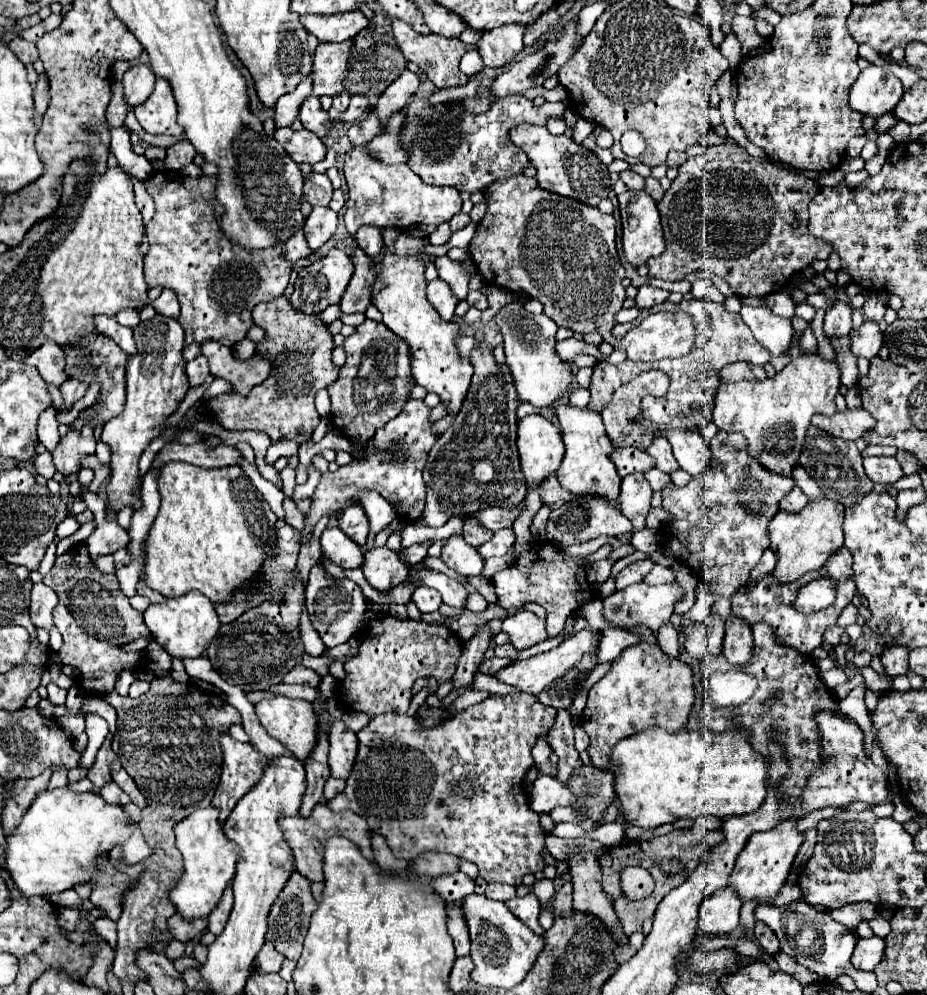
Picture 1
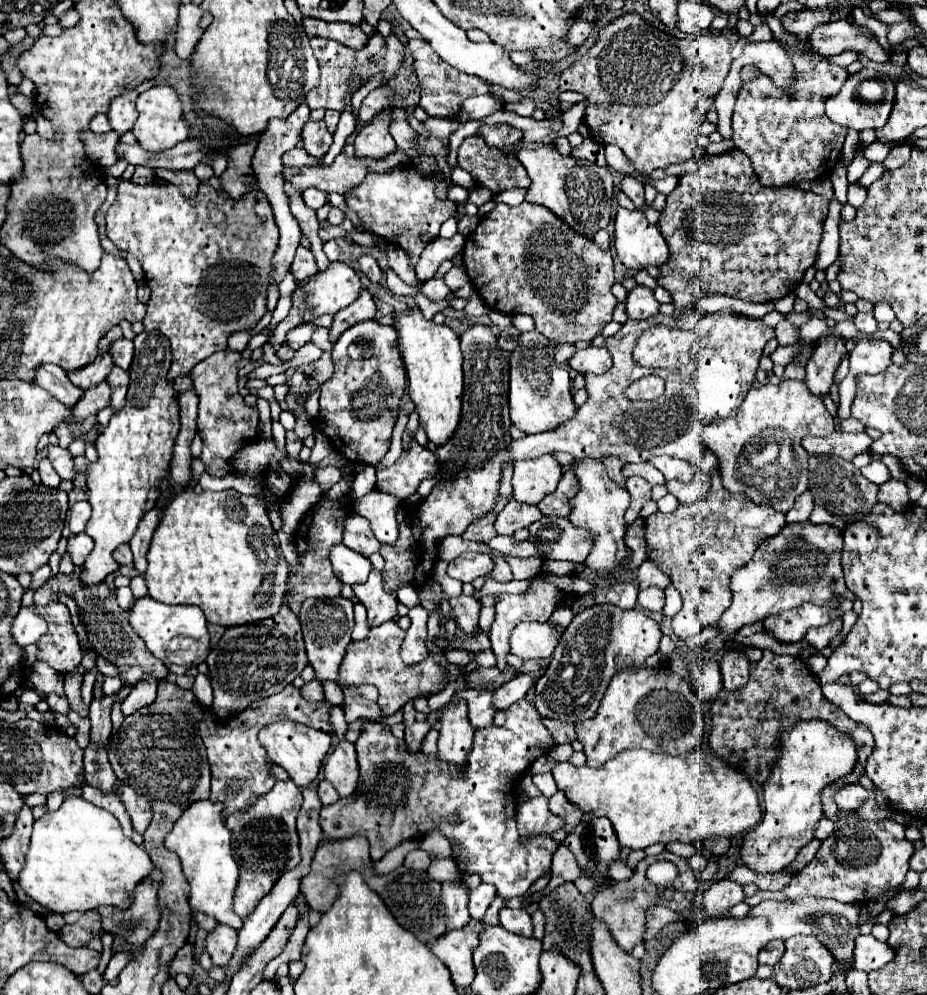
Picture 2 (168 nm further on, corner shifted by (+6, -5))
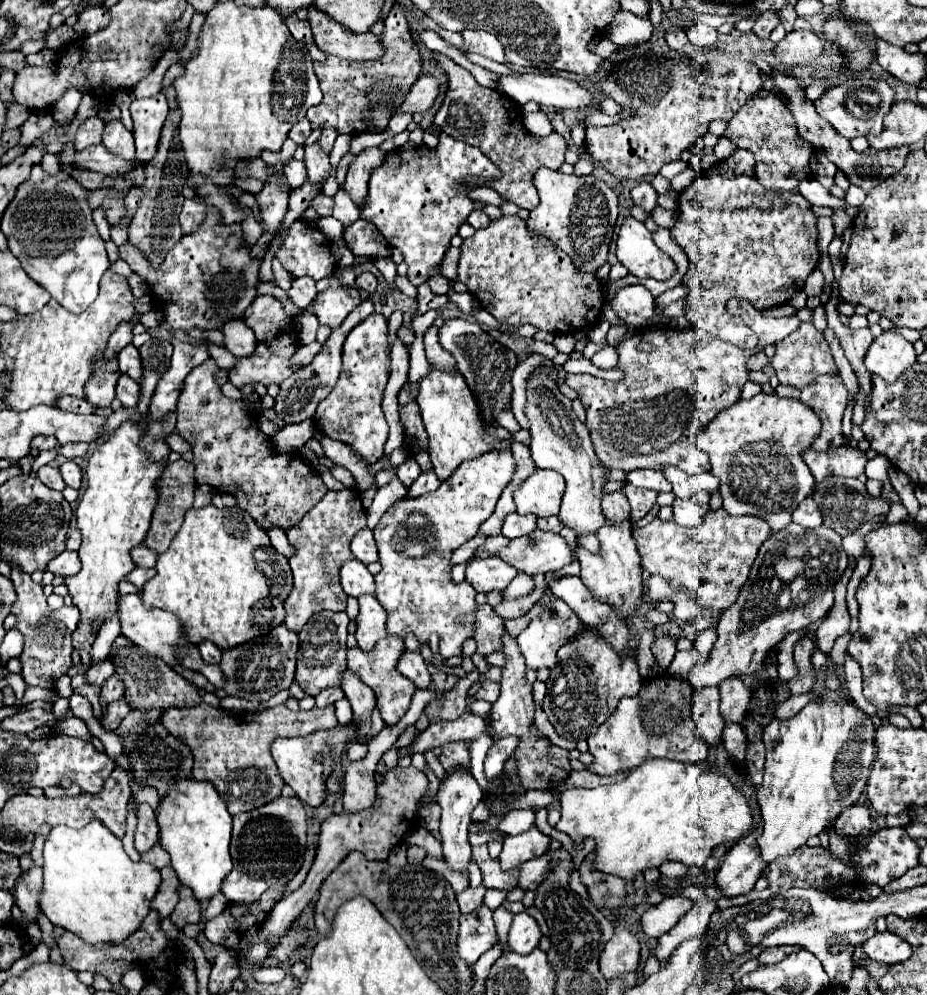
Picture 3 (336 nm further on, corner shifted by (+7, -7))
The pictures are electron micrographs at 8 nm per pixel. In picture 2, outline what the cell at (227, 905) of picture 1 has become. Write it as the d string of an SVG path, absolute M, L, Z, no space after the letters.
M218 925L208 935L208 939L206 939L206 951L212 957L212 963L216 967L228 965L228 961L232 959L232 953L236 951L236 941L238 941L238 935L228 925Z

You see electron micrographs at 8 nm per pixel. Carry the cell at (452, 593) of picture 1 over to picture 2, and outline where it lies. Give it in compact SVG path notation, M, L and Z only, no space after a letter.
M460 595L460 597L450 597L450 605L456 613L458 625L464 633L468 635L476 635L478 633L478 617L480 617L480 601L468 595Z

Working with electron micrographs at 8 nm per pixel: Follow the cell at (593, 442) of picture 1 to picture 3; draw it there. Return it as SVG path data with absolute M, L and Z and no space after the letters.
M625 519L619 525L613 525L611 521L605 521L601 529L597 529L597 539L599 539L599 553L591 553L583 549L583 545L577 543L575 555L581 563L581 579L599 595L599 599L607 599L609 603L615 603L615 611L623 615L625 619L635 613L635 609L641 603L643 597L643 575L641 575L641 563L639 563L639 553L635 547L635 539L631 537L631 523Z

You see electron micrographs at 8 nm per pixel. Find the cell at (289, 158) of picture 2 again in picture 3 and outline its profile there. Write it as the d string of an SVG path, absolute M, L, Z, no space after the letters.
M289 159L283 167L283 173L285 173L285 177L287 177L287 181L291 183L293 189L301 187L307 179L307 167L305 167L303 161L297 161L297 159Z

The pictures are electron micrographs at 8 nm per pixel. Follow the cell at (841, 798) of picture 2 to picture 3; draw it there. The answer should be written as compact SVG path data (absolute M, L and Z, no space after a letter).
M851 805L847 807L837 819L835 819L835 827L849 835L849 837L859 837L859 835L869 835L871 831L871 817L869 811L863 805Z

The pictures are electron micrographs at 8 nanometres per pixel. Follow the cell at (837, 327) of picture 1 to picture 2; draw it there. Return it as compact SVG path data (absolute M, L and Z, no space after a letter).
M830 335L830 337L818 339L812 359L806 365L806 379L804 379L812 395L824 399L830 393L834 373L840 361L844 359L844 355L846 355L846 347L844 347L842 337Z

